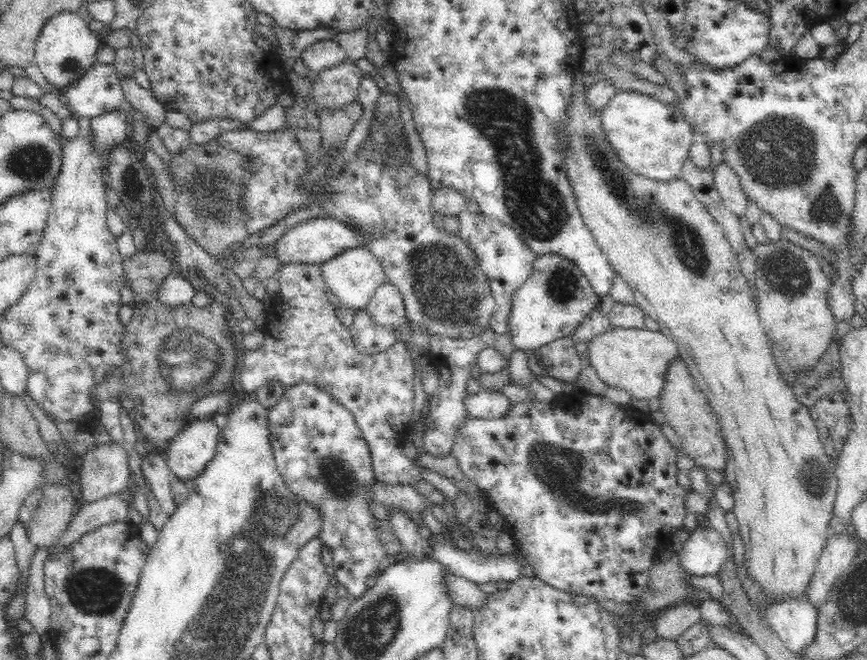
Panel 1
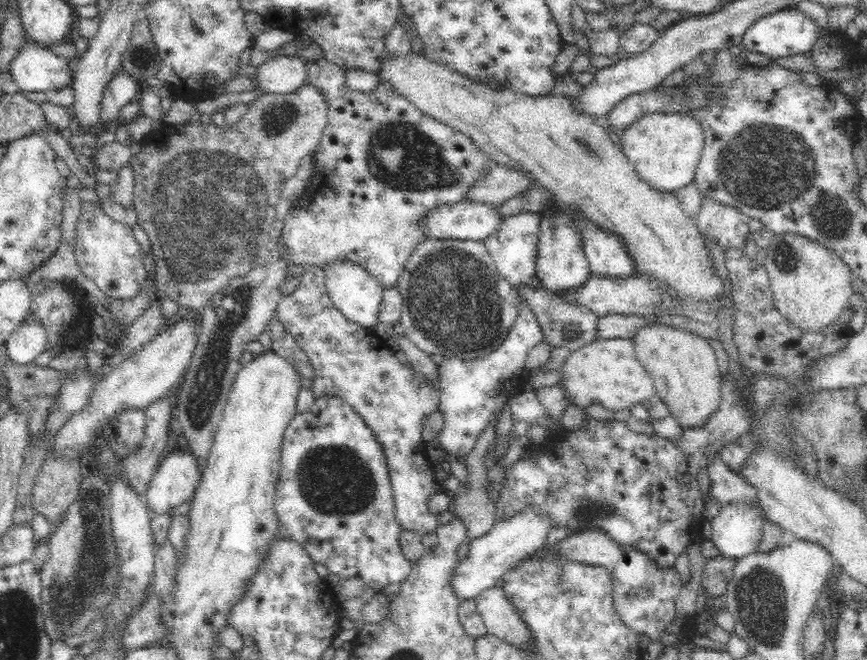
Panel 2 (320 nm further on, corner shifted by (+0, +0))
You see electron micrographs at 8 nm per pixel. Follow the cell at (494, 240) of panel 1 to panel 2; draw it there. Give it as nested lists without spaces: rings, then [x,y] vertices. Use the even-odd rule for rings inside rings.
[[[523,212],[503,217],[497,227],[481,241],[490,254],[498,273],[512,288],[519,292],[529,286],[536,274],[536,247],[541,216],[533,212]]]

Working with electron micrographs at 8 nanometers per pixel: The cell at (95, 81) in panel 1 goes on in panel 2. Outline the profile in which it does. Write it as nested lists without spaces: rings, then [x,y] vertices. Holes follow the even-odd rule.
[[[33,43],[31,46],[24,46],[9,66],[12,73],[12,89],[20,90],[23,93],[45,93],[48,90],[68,89],[68,86],[72,86],[72,82],[74,82],[74,68],[70,66],[66,57],[56,56],[50,49]]]

